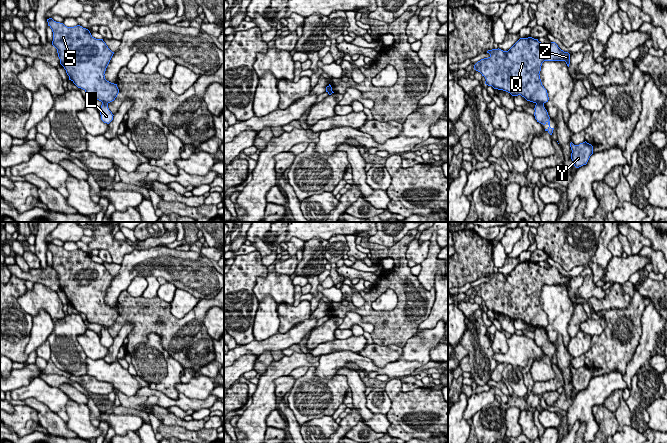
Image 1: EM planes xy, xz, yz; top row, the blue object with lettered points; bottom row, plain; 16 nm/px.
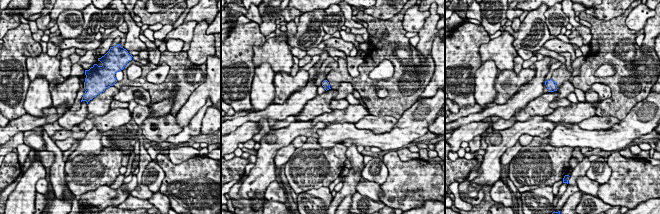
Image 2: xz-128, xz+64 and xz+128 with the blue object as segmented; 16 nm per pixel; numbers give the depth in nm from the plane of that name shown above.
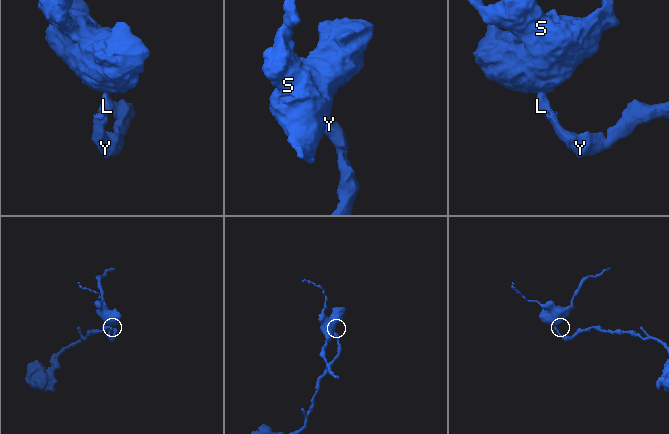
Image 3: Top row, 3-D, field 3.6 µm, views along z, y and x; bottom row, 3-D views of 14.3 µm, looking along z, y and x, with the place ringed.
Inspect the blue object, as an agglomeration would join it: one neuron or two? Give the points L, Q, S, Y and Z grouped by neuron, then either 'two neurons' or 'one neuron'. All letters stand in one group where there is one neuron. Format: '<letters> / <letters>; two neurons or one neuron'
L Y / Q S Z; two neurons

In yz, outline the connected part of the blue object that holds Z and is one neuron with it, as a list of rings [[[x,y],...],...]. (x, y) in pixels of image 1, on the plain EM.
[[[532,261],[520,262],[508,275],[501,273],[488,274],[488,282],[481,283],[474,293],[485,301],[485,308],[494,313],[503,314],[512,320],[521,319],[533,327],[546,327],[549,324],[547,314],[540,303],[541,290],[544,285],[565,285],[570,288],[570,278],[561,274],[555,266],[544,268]]]

